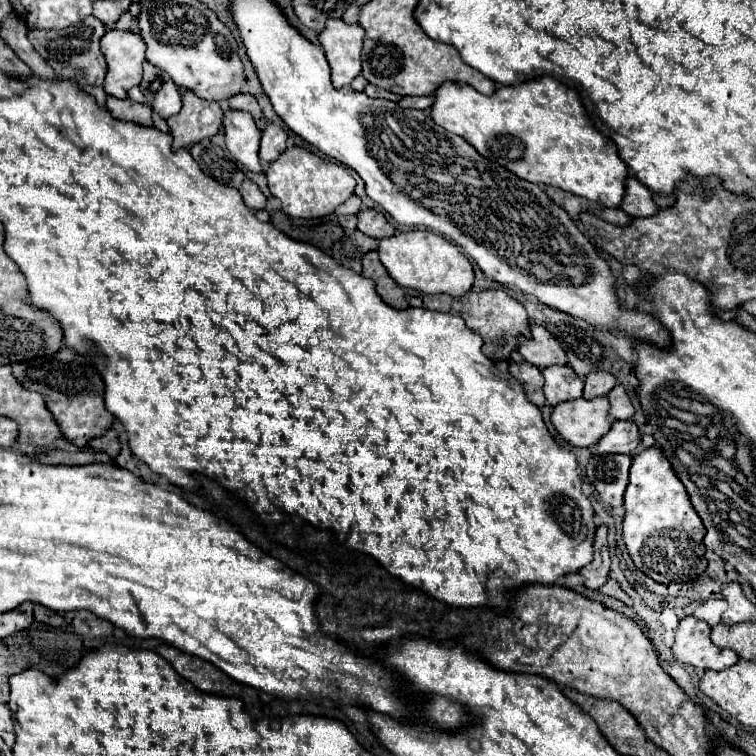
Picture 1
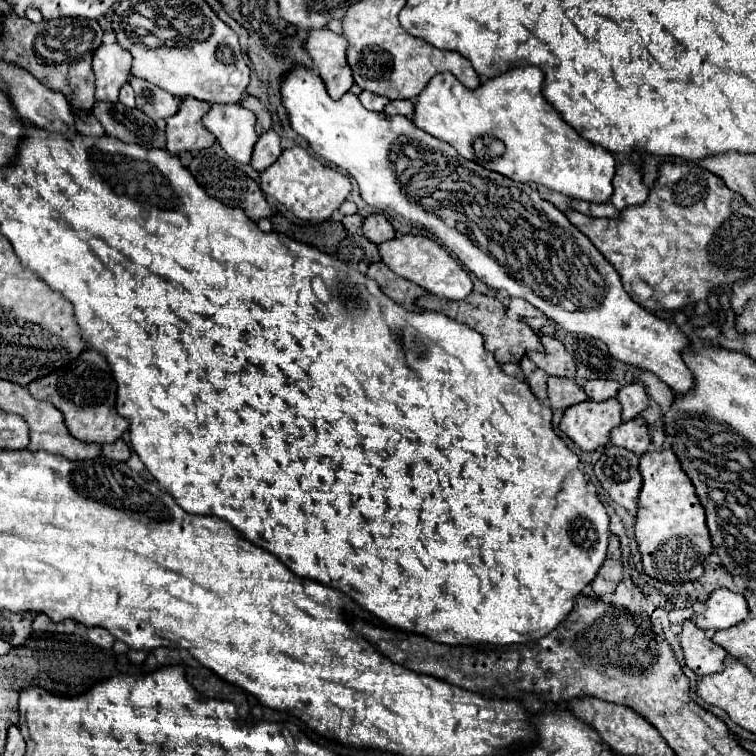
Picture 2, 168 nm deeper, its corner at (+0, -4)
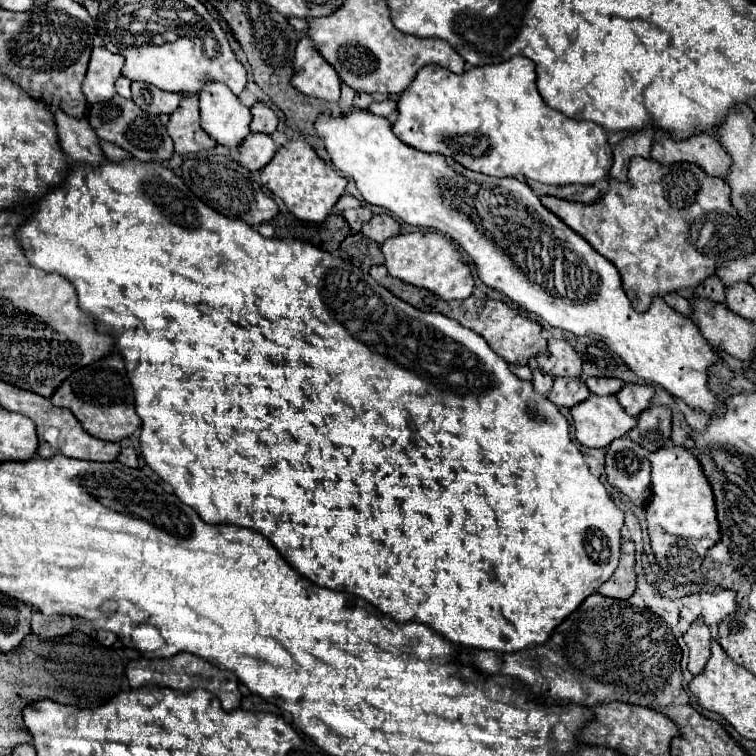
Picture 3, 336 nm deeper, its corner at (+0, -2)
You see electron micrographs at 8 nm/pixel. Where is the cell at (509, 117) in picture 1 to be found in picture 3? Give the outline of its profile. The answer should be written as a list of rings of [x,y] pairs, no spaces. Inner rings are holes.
[[[513,56],[493,66],[475,66],[463,74],[453,74],[441,66],[429,64],[417,72],[411,86],[401,94],[397,110],[399,118],[393,124],[393,132],[399,140],[423,152],[451,156],[465,168],[495,178],[523,174],[527,180],[549,186],[597,184],[609,178],[609,168],[613,164],[607,132],[597,124],[577,122],[549,108],[535,86],[535,64],[525,56]]]

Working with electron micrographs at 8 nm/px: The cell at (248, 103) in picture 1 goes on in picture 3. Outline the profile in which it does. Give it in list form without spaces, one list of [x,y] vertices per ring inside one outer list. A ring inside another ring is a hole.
[[[255,102],[251,106],[253,122],[251,122],[251,132],[263,132],[263,134],[273,134],[277,128],[277,114],[265,106],[263,102]]]

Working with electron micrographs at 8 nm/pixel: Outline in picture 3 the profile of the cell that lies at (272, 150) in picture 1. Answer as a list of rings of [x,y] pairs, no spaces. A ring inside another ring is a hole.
[[[249,134],[245,142],[239,146],[239,162],[251,170],[257,172],[261,170],[277,152],[277,146],[271,136],[261,136],[261,134]]]

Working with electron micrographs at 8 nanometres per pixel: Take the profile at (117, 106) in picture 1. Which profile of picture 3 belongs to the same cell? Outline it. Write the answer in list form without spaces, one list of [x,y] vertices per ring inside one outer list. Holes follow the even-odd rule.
[[[113,96],[105,102],[91,104],[87,110],[87,120],[99,138],[121,146],[123,150],[127,150],[137,160],[165,162],[173,154],[173,140],[167,134],[167,128],[161,124],[159,116],[143,112],[141,108],[137,108],[137,104],[133,100],[127,100],[123,96]]]

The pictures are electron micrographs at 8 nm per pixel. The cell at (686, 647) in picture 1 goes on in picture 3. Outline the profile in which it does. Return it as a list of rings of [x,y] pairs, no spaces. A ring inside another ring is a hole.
[[[697,618],[689,630],[685,632],[685,642],[689,646],[689,672],[691,674],[699,674],[703,672],[709,656],[711,656],[711,634],[709,634],[709,626]]]

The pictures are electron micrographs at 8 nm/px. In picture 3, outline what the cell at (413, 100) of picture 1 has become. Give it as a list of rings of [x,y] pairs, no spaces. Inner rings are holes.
[[[395,100],[375,102],[375,104],[371,104],[367,110],[373,112],[373,114],[377,114],[377,116],[385,116],[385,118],[389,118],[391,122],[397,120],[397,102],[395,102]]]

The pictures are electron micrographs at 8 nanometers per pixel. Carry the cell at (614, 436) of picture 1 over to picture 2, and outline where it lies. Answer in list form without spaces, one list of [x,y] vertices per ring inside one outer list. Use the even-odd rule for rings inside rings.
[[[637,416],[637,418],[625,422],[621,428],[615,428],[611,432],[611,442],[615,446],[629,448],[629,450],[633,450],[635,454],[641,456],[643,452],[647,452],[647,448],[651,444],[649,426],[641,416]]]

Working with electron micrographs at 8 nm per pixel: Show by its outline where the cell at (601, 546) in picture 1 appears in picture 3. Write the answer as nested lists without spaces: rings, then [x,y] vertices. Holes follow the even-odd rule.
[[[623,542],[621,544],[621,560],[619,566],[615,570],[615,574],[601,584],[601,588],[597,590],[603,596],[609,598],[617,598],[617,600],[627,600],[633,590],[635,590],[635,548],[633,542]]]

